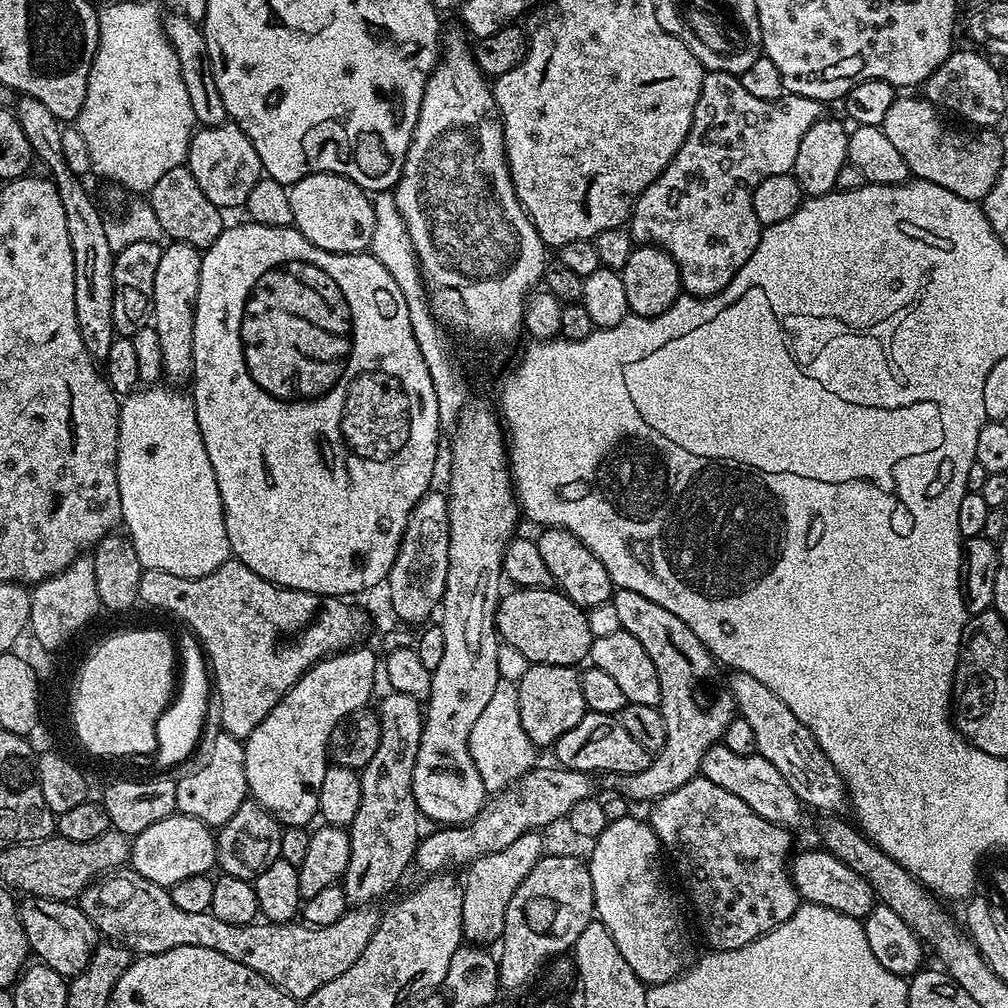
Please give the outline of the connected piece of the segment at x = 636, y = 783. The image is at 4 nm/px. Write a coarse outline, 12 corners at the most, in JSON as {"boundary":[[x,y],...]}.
{"boundary":[[616,588],[610,609],[650,654],[666,742],[598,784],[661,800],[700,775],[737,719],[721,665],[666,606]]}

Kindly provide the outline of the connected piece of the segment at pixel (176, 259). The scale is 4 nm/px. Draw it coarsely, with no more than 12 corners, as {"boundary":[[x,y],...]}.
{"boundary":[[169,243],[152,318],[164,376],[192,374],[201,249]]}

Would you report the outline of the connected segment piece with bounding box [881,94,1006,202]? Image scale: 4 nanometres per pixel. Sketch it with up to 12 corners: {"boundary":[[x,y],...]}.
{"boundary":[[906,94],[881,128],[915,179],[983,201],[1006,164],[998,132],[970,139]]}

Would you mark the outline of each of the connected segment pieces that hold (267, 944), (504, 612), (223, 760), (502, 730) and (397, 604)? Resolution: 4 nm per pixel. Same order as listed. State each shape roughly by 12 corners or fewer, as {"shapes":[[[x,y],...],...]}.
{"shapes":[[[131,870],[78,903],[105,941],[206,946],[297,1002],[366,950],[381,918],[231,924]],[[556,588],[505,591],[496,630],[529,665],[587,661],[589,613]],[[225,731],[176,780],[176,812],[213,830],[250,796],[244,740]],[[501,679],[468,749],[488,794],[537,767],[518,690]],[[448,498],[414,506],[386,581],[404,626],[433,619],[450,566]]]}

